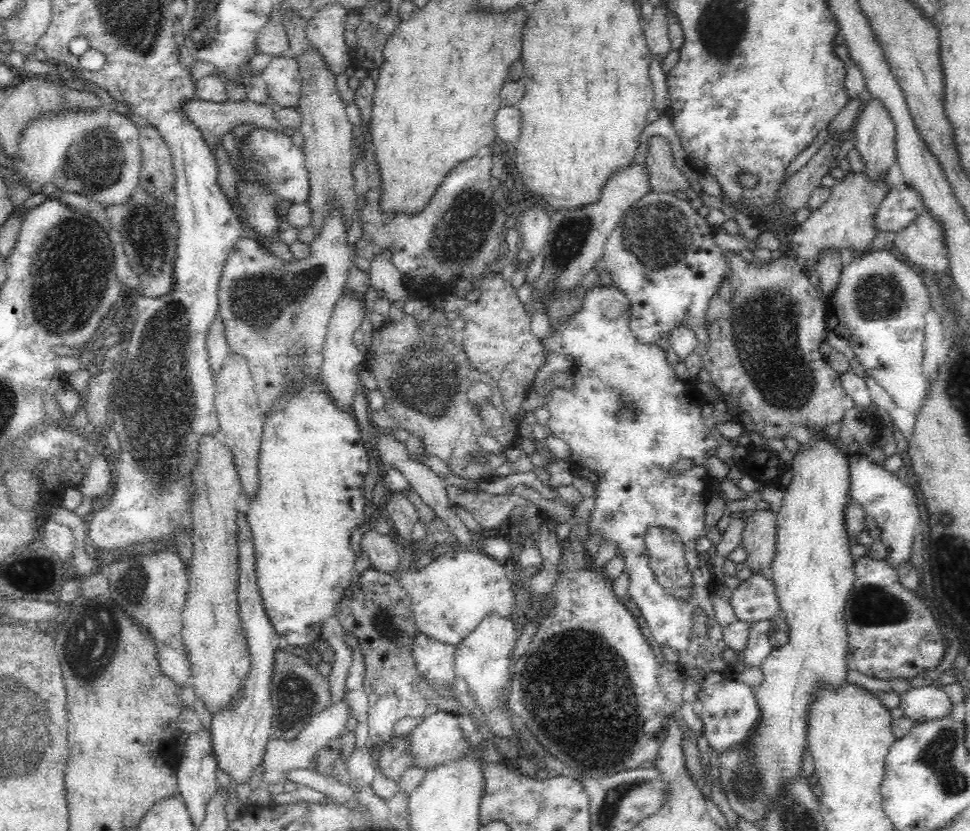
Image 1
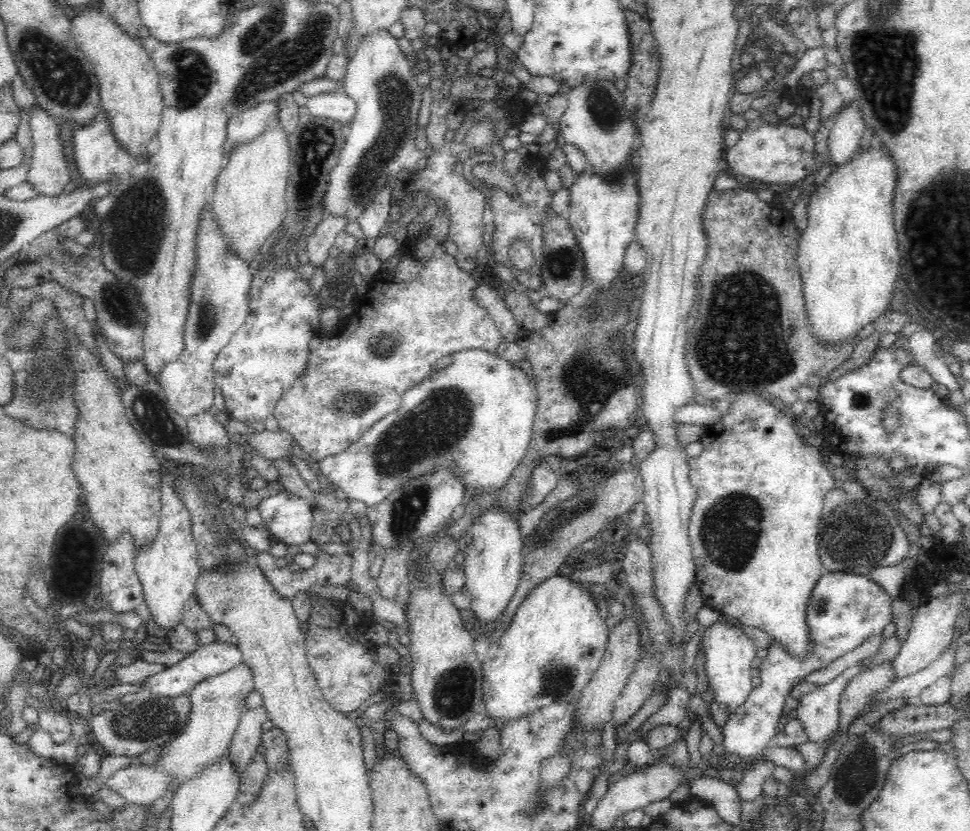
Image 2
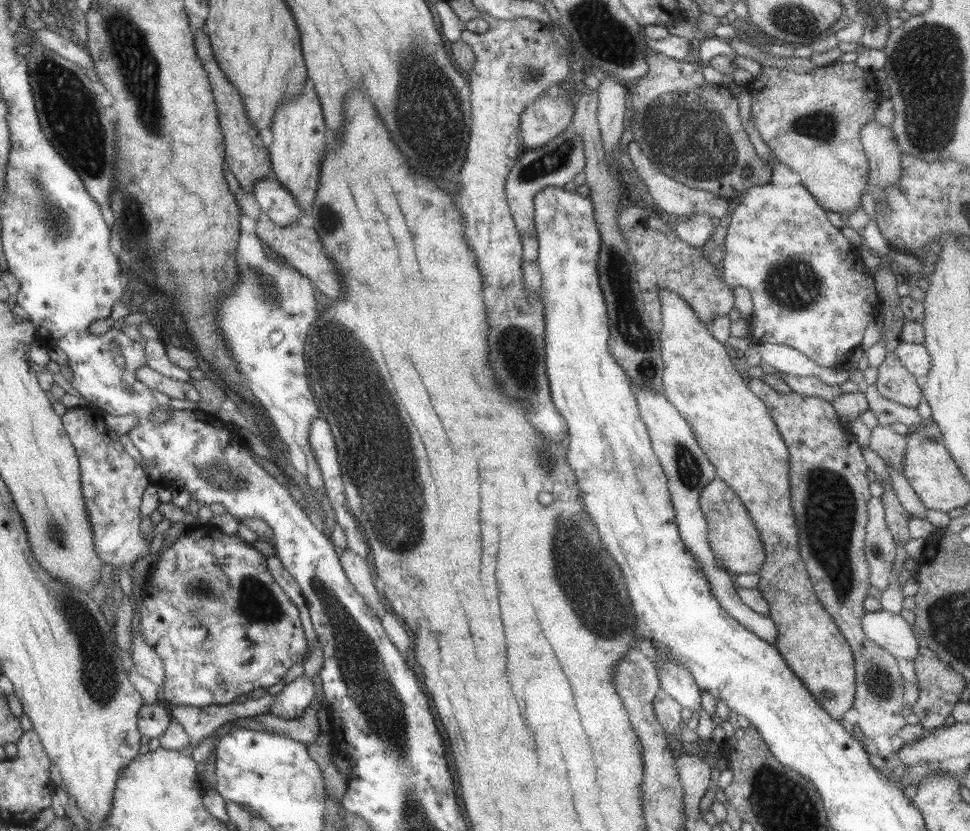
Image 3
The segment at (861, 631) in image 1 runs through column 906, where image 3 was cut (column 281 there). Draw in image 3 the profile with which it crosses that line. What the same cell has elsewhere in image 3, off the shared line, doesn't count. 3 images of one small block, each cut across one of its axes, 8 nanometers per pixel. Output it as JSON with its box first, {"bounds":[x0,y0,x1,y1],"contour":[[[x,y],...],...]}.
{"bounds":[139,525,308,707],"contour":[[[211,525],[192,527],[177,536],[171,546],[163,549],[156,559],[155,565],[151,567],[148,576],[143,582],[142,598],[140,606],[139,631],[142,632],[146,643],[158,654],[164,668],[164,679],[162,680],[163,698],[172,705],[189,705],[194,707],[206,707],[209,705],[226,705],[239,694],[251,692],[254,688],[267,688],[277,684],[283,679],[285,672],[297,664],[303,662],[308,655],[307,640],[303,635],[299,613],[297,608],[288,599],[285,593],[275,581],[265,564],[266,556],[257,551],[251,544],[247,544],[237,535],[227,536]]]}

